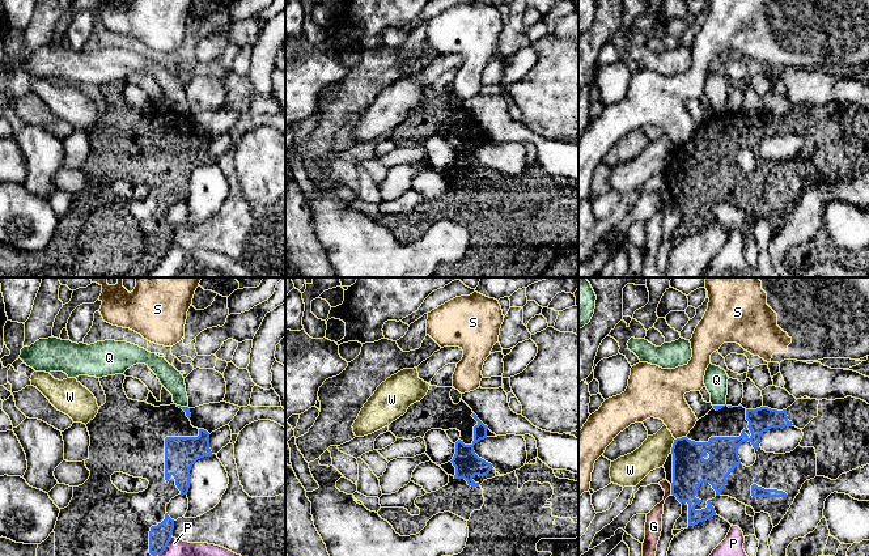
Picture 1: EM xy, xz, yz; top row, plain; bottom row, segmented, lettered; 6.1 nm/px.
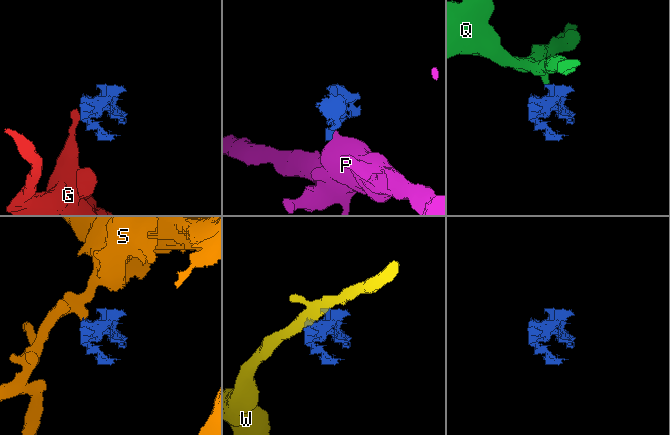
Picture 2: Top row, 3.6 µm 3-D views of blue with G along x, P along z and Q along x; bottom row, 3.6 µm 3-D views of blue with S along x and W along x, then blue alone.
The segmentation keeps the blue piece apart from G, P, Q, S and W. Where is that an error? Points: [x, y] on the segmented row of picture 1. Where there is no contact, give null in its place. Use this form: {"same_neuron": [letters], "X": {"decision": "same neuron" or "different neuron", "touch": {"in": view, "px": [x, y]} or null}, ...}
{"same_neuron": [], "G": {"decision": "different neuron", "touch": {"in": "yz", "px": [672, 489]}}, "P": {"decision": "different neuron", "touch": {"in": "xy", "px": [166, 546]}}, "Q": {"decision": "different neuron", "touch": {"in": "yz", "px": [719, 406]}}, "S": {"decision": "different neuron", "touch": {"in": "yz", "px": [679, 438]}}, "W": {"decision": "different neuron", "touch": {"in": "yz", "px": [673, 445]}}}

